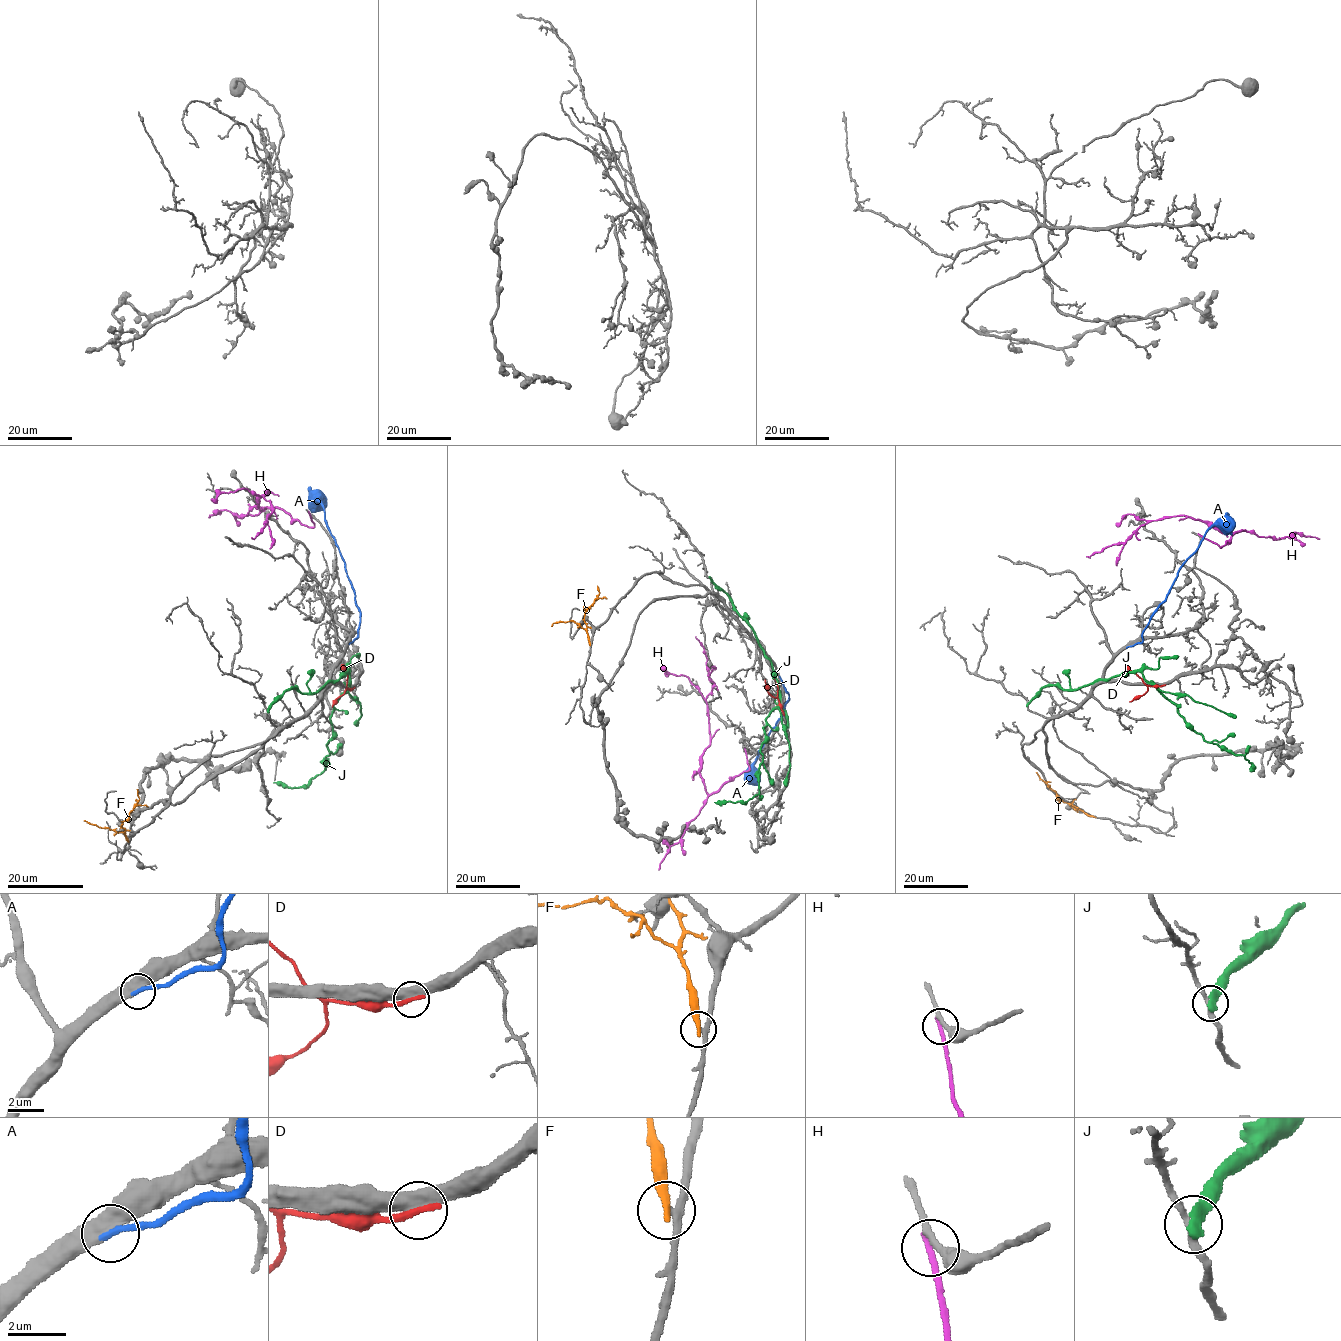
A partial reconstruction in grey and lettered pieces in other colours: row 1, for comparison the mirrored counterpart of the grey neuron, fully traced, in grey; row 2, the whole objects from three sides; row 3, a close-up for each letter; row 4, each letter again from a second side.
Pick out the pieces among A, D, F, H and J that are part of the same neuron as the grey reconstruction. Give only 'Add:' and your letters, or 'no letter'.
Add: A

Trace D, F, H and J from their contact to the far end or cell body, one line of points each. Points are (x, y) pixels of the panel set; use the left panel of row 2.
D: (353, 688), (347, 688), (332, 707)
F: (128, 841), (122, 825), (139, 800), (137, 789)
H: (309, 513), (313, 527), (278, 507), (261, 510), (257, 501), (267, 490), (272, 512), (251, 538)
J: (268, 711), (290, 688), (315, 693), (348, 671), (350, 687), (334, 704), (325, 769), (307, 785), (273, 782)

